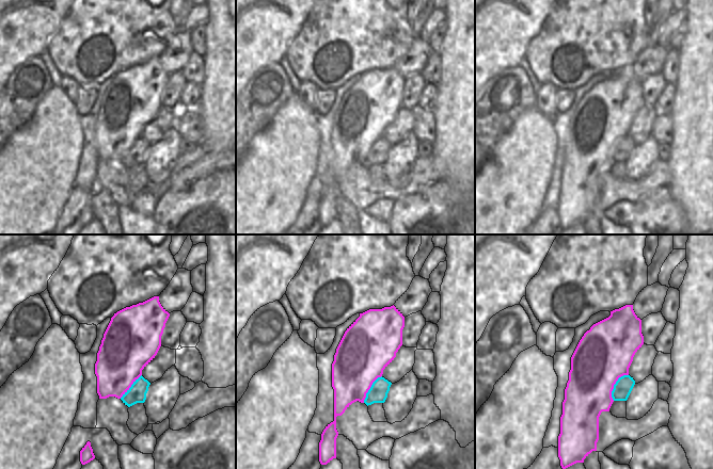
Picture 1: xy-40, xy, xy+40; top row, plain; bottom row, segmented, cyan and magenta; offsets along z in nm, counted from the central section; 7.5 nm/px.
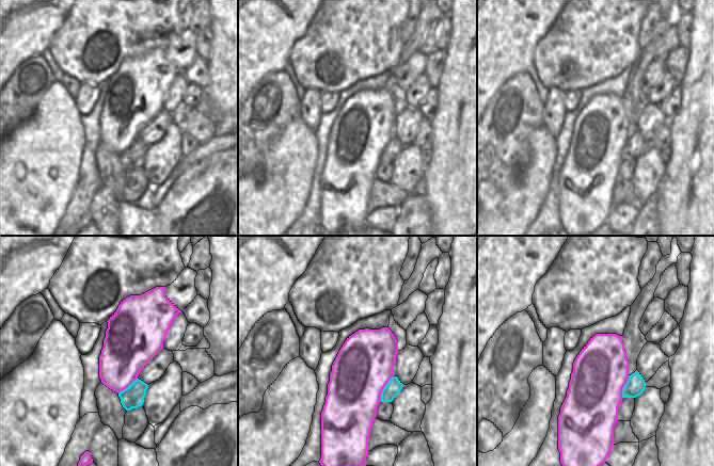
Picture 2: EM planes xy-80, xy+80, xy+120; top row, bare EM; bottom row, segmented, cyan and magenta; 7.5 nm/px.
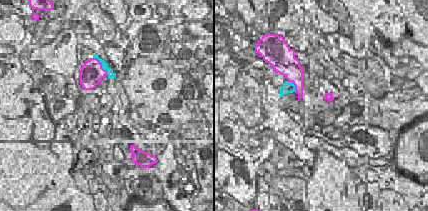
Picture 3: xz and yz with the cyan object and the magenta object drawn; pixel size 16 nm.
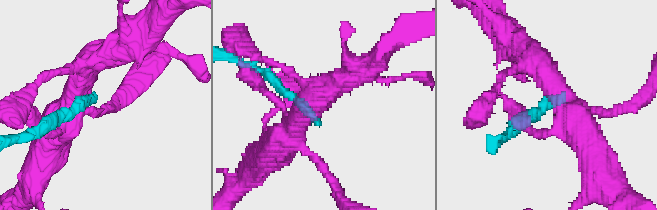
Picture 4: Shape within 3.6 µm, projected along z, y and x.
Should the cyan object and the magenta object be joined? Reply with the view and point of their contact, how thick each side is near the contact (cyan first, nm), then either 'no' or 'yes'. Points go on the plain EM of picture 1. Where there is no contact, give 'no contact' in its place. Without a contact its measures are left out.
xy+40 (614, 146) | 140/420 nm | no

